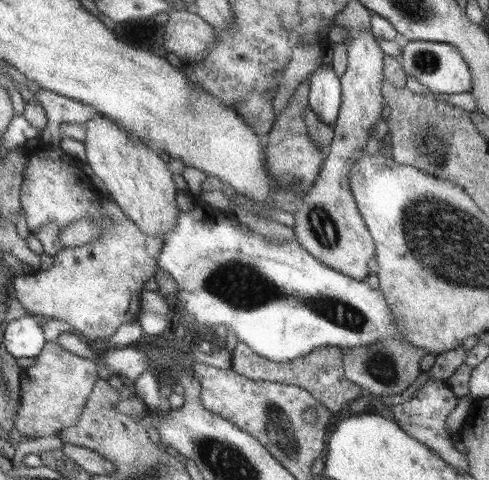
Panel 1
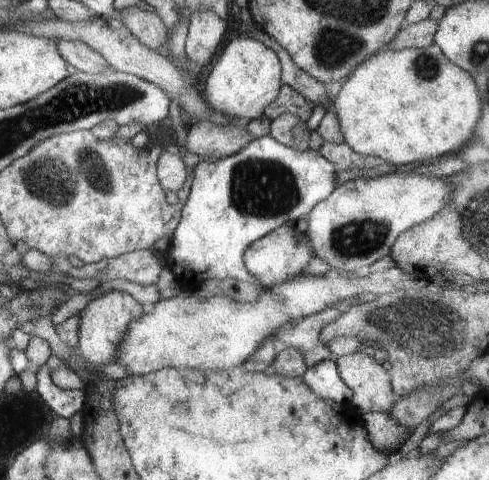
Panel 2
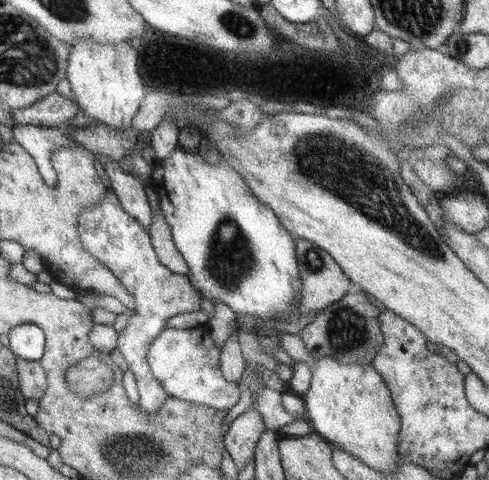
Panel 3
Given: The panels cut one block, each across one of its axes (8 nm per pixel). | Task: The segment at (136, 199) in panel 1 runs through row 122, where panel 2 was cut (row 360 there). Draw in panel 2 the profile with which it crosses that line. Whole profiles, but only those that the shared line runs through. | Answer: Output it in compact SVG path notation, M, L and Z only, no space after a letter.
M111 290L111 292L97 296L89 304L85 304L85 308L79 312L79 344L77 344L75 352L79 354L79 358L85 358L85 362L89 362L93 366L113 364L113 360L117 358L117 348L119 348L119 342L123 338L127 324L133 318L137 320L139 316L143 316L141 306L129 294Z

